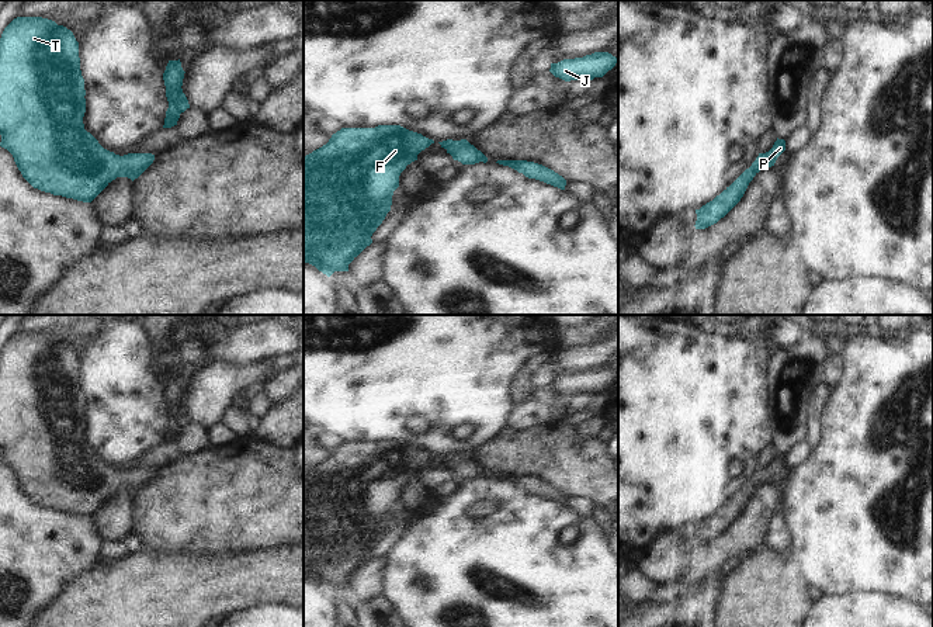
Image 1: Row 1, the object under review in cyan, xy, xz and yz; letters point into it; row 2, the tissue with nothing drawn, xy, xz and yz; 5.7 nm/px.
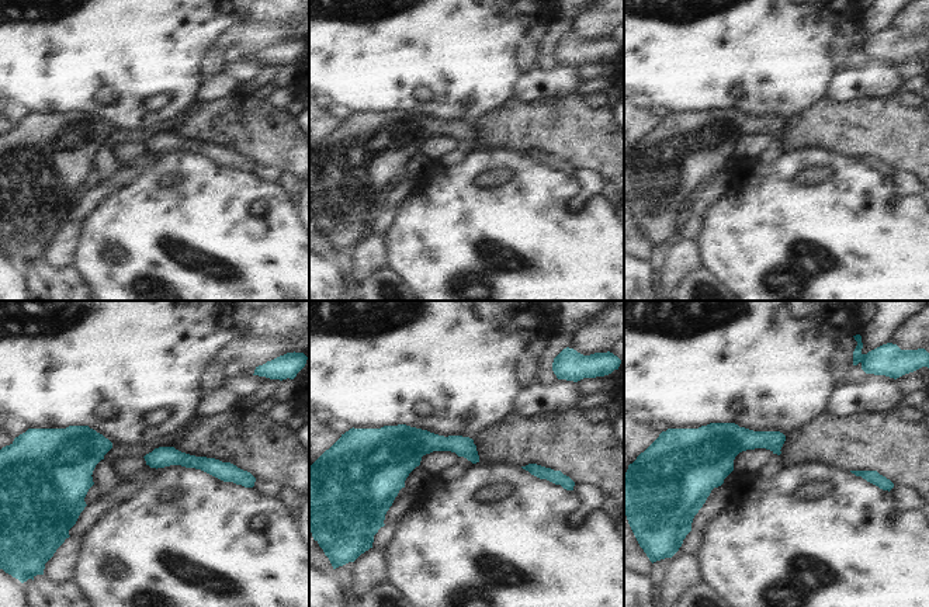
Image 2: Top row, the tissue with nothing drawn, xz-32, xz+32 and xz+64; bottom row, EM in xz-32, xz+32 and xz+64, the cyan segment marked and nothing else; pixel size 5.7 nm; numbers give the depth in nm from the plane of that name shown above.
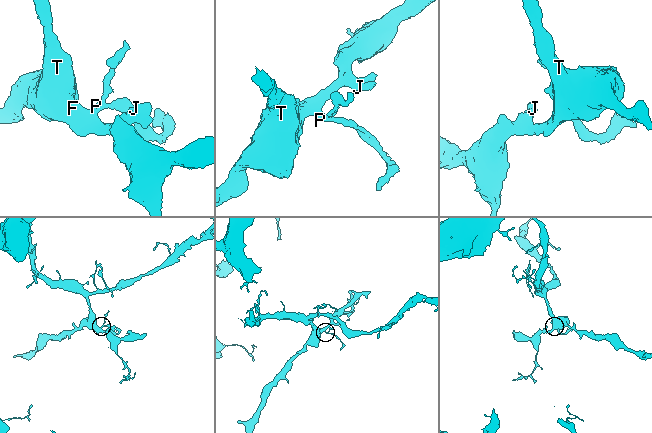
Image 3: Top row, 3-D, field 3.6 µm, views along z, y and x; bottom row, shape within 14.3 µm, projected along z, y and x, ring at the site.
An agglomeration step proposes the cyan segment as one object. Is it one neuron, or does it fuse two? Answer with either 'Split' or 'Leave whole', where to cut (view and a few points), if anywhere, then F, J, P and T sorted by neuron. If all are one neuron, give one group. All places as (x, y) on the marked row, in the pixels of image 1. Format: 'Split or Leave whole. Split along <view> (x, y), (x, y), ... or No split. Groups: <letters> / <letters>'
Leave whole. No split. Groups: F J P T

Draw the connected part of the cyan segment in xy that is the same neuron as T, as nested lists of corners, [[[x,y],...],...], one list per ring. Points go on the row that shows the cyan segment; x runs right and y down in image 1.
[[[17,17],[0,38],[0,146],[7,149],[22,177],[34,187],[53,195],[91,202],[112,180],[138,179],[155,160],[152,153],[115,155],[104,149],[84,129],[84,79],[80,70],[79,42],[73,32],[42,17]]]

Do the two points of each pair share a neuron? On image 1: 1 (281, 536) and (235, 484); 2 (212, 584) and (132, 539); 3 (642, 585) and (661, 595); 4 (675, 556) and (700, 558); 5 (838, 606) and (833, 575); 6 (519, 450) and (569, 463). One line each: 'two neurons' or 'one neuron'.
1: one neuron
2: two neurons
3: two neurons
4: two neurons
5: two neurons
6: one neuron

